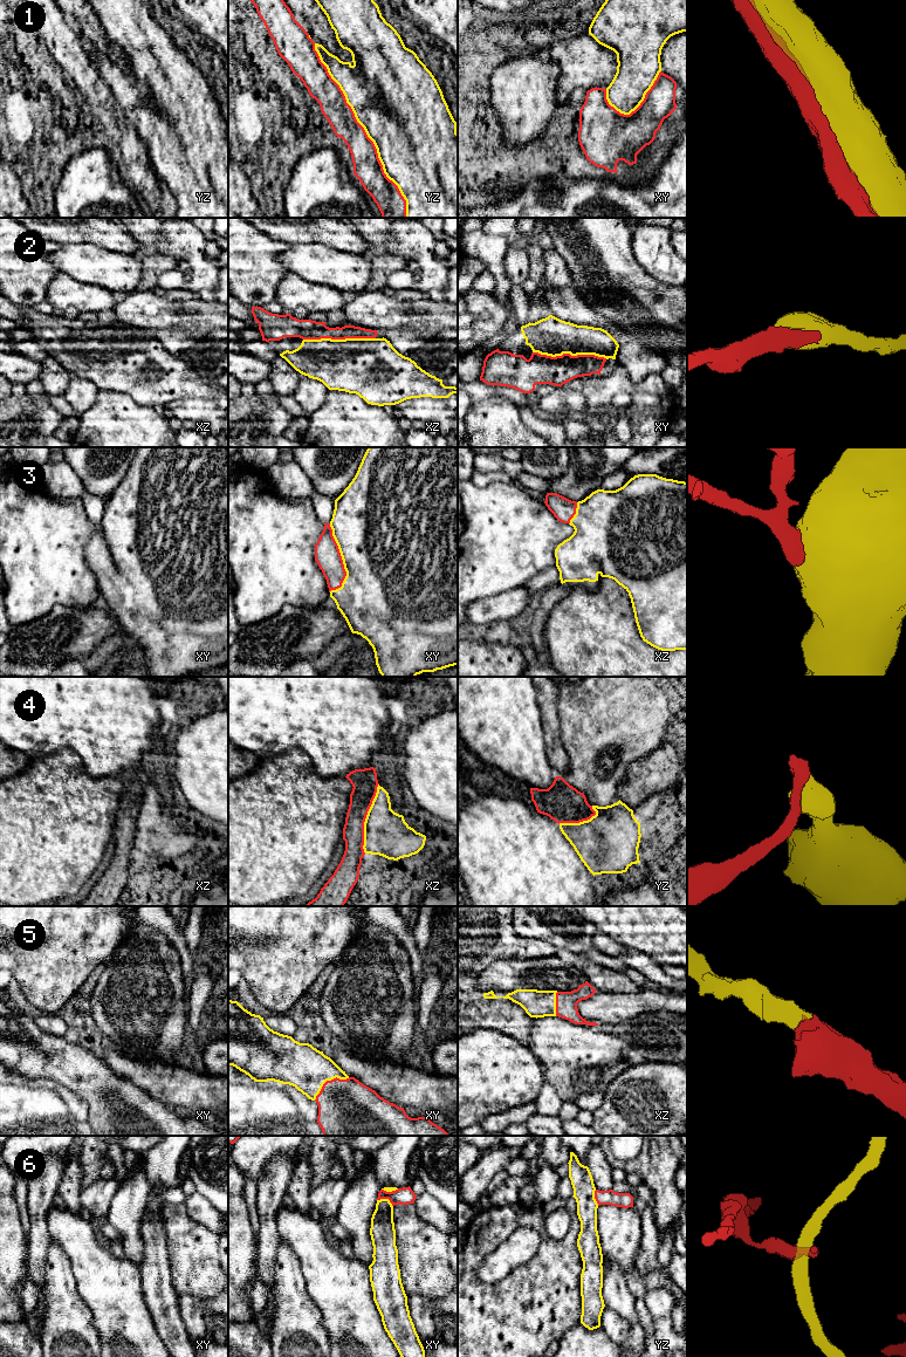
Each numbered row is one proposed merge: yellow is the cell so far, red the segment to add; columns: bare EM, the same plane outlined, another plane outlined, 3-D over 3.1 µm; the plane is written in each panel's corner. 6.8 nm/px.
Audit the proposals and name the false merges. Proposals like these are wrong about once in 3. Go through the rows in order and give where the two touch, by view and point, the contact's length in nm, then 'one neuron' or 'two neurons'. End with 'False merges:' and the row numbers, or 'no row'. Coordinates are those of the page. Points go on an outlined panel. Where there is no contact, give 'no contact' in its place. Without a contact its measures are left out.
1: contact yz (364, 129); length 1350 nm; one neuron
2: contact xy (570, 354); length 500 nm; one neuron
3: contact xy (342, 559); length 480 nm; one neuron
4: contact xz (365, 819); length 480 nm; two neurons
5: contact xy (328, 1080); length 300 nm; one neuron
6: contact xy (386, 1199); length 120 nm; two neurons
False merges: 4, 6

